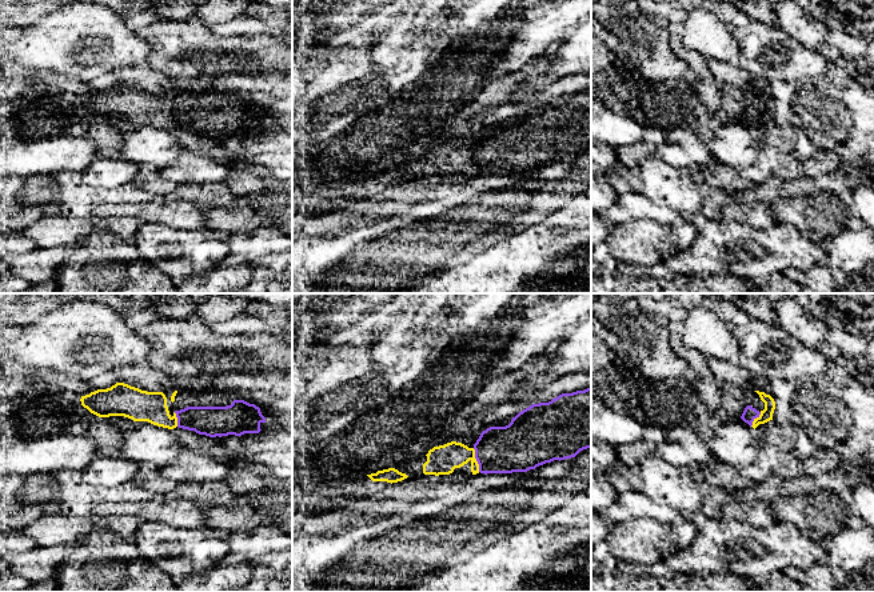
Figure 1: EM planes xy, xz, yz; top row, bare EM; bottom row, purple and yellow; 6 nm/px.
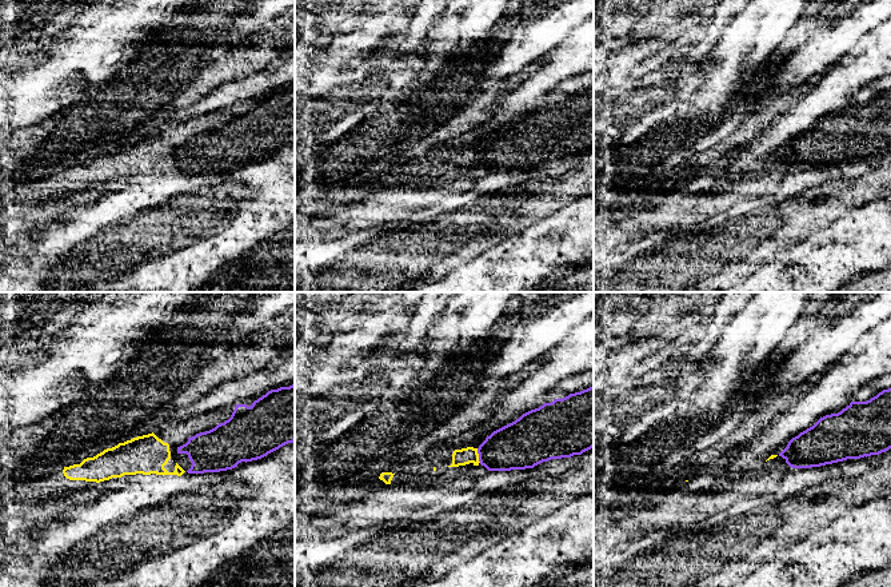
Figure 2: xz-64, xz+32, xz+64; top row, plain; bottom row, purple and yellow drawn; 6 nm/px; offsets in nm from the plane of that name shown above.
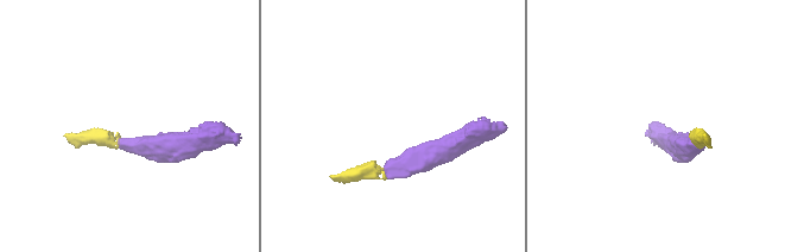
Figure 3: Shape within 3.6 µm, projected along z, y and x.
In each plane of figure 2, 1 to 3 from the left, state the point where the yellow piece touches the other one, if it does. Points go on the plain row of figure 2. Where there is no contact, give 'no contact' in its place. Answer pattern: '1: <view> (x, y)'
1: no contact
2: xz+32 (479, 156)
3: no contact

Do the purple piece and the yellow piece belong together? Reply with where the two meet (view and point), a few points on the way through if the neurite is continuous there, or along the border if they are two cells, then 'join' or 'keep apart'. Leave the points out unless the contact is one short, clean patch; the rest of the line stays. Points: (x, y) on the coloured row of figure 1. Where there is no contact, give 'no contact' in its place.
meets purple in xz at (477, 460); runs through xz (513, 448), (498, 450), (477, 460), (441, 460); join

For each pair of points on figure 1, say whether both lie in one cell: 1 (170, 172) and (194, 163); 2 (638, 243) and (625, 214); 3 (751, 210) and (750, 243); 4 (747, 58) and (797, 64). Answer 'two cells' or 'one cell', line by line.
1: one cell
2: two cells
3: two cells
4: one cell

